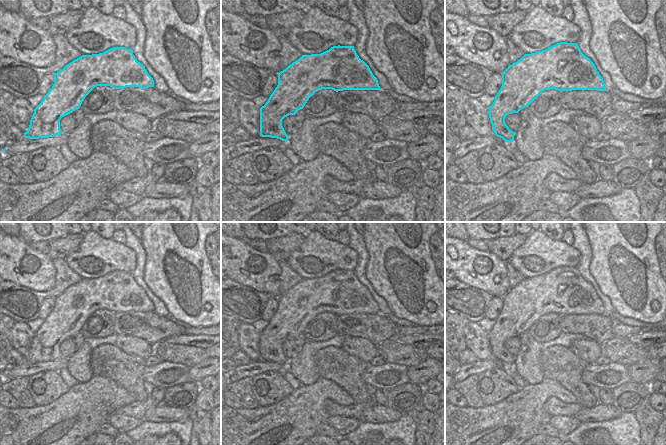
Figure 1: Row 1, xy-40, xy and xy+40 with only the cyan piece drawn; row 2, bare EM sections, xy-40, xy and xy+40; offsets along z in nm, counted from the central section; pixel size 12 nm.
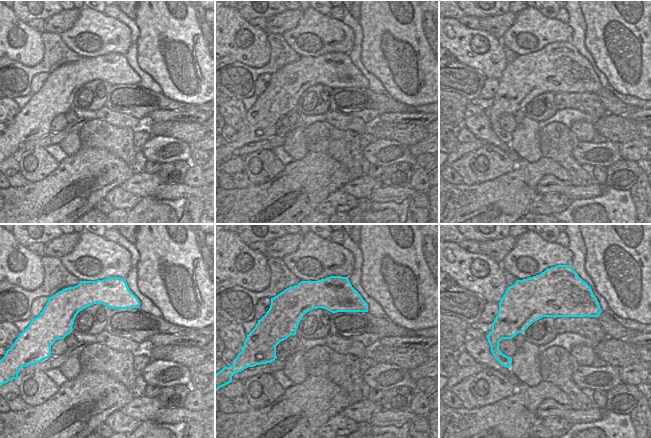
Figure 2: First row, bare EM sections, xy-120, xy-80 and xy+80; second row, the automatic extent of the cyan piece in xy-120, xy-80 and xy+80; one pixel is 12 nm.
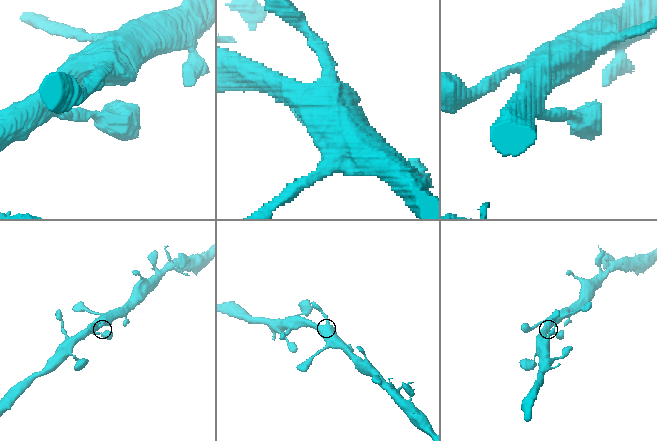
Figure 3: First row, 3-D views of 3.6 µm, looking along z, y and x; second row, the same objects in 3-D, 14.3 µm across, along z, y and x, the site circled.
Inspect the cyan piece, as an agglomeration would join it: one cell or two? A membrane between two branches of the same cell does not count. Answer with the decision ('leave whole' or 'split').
leave whole

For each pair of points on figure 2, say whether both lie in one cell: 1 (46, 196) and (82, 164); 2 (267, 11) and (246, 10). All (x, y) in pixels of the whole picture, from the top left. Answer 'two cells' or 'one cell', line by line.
1: one cell
2: one cell

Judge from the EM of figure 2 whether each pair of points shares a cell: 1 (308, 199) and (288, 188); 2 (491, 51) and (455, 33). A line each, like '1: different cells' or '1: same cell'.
1: same cell
2: same cell

